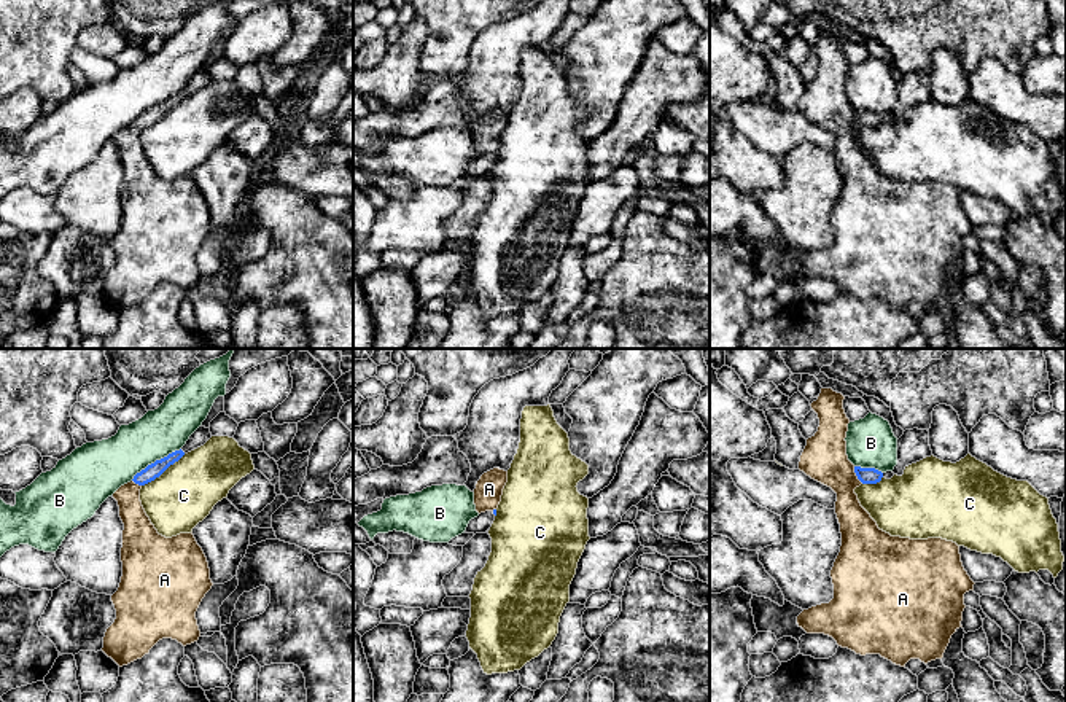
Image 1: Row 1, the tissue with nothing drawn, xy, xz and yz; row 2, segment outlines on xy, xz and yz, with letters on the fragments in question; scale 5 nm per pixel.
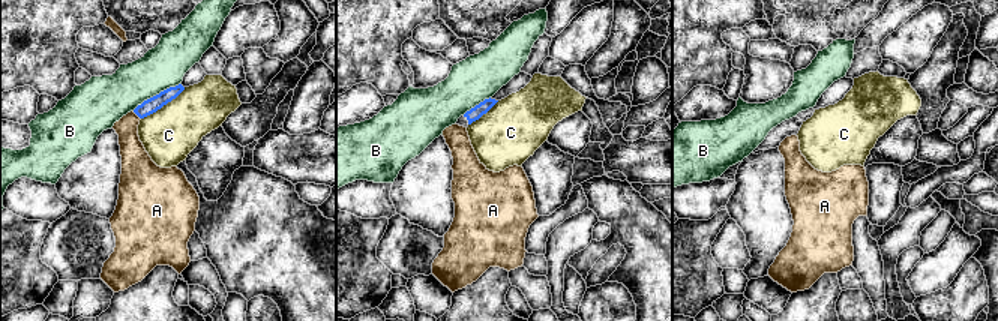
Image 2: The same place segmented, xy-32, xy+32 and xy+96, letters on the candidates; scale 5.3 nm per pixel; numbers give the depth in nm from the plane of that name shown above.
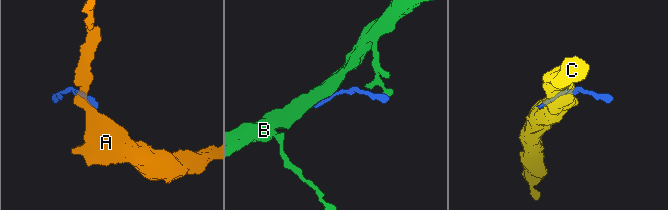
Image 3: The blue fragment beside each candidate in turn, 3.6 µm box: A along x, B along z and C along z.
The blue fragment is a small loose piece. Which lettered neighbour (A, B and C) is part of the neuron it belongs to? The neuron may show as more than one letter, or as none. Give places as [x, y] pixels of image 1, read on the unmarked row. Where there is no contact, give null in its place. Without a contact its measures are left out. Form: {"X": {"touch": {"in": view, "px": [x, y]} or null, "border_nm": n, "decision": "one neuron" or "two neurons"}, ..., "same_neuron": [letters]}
{"A": {"touch": {"in": "yz", "px": [856, 118]}, "border_nm": 100, "decision": "two neurons"}, "B": {"touch": {"in": "xy", "px": [156, 104]}, "border_nm": 300, "decision": "two neurons"}, "C": {"touch": {"in": "xy", "px": [163, 115]}, "border_nm": 280, "decision": "two neurons"}, "same_neuron": []}

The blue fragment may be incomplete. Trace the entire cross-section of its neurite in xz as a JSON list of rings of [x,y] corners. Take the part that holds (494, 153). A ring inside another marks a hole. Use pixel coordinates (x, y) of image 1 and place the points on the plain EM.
[[[496,153],[480,156],[477,161],[469,164],[465,175],[474,177],[474,178],[476,177],[485,177],[492,170],[495,159],[496,159]]]

